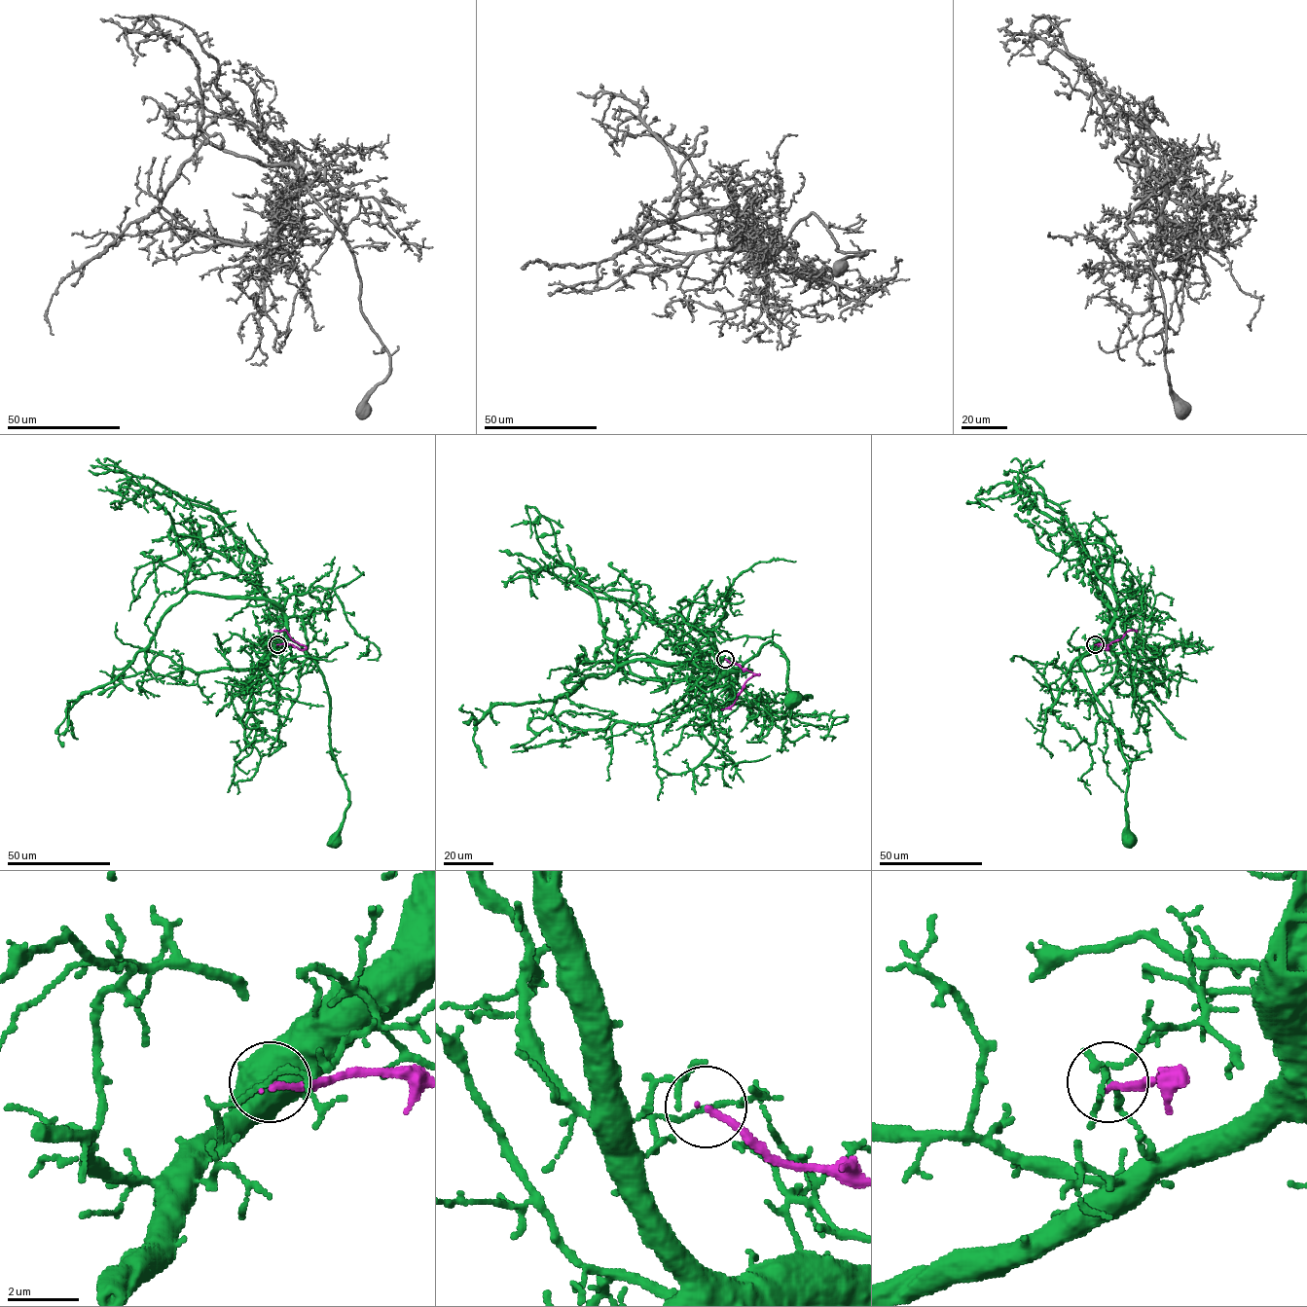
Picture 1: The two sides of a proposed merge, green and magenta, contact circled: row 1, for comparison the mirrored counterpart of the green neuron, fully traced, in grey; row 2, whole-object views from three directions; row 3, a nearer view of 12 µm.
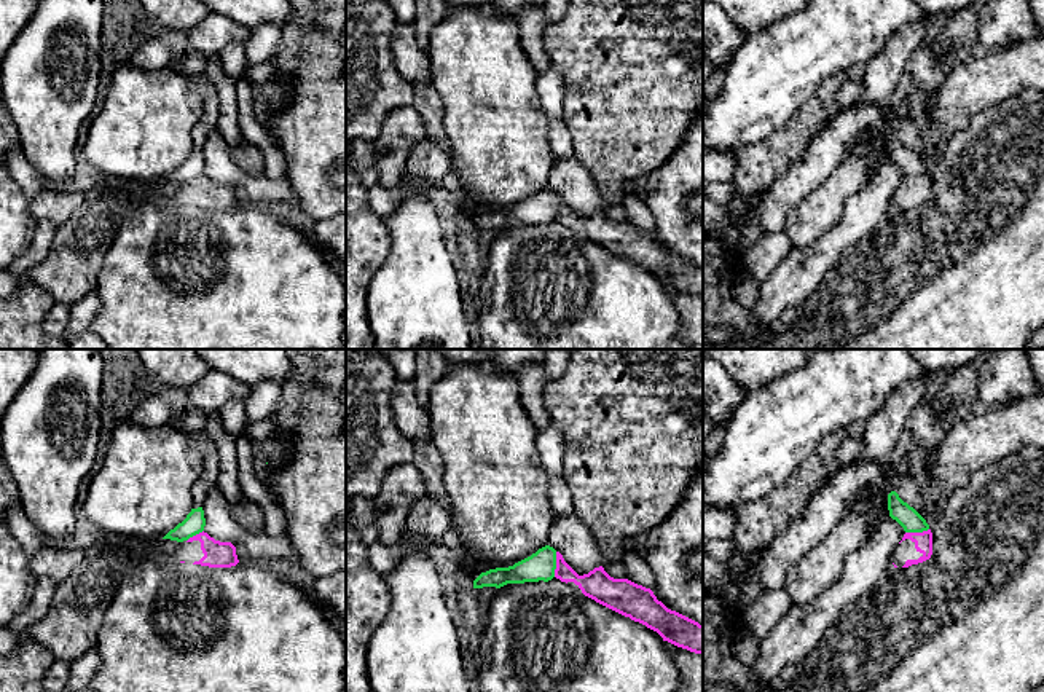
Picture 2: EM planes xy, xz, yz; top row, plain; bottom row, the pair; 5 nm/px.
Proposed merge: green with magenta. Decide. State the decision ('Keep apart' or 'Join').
Keep apart

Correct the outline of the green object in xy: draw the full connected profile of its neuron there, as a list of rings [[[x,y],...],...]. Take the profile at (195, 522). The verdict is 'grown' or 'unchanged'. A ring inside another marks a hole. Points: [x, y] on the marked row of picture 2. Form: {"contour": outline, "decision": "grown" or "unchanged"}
{"contour": [[[202,507],[191,509],[186,518],[171,529],[163,539],[171,539],[177,542],[188,541],[190,537],[204,531],[206,518]]], "decision": "unchanged"}

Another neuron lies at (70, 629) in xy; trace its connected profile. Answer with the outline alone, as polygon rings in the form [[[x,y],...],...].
[[[105,533],[84,552],[81,564],[57,585],[49,612],[29,630],[29,639],[45,646],[56,660],[77,660],[97,643],[107,607],[124,579],[142,563],[193,563],[231,568],[239,563],[236,547],[207,533],[188,541],[143,541]]]

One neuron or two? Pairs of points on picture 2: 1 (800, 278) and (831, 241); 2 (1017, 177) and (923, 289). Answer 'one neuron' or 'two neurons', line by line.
1: one neuron
2: one neuron

